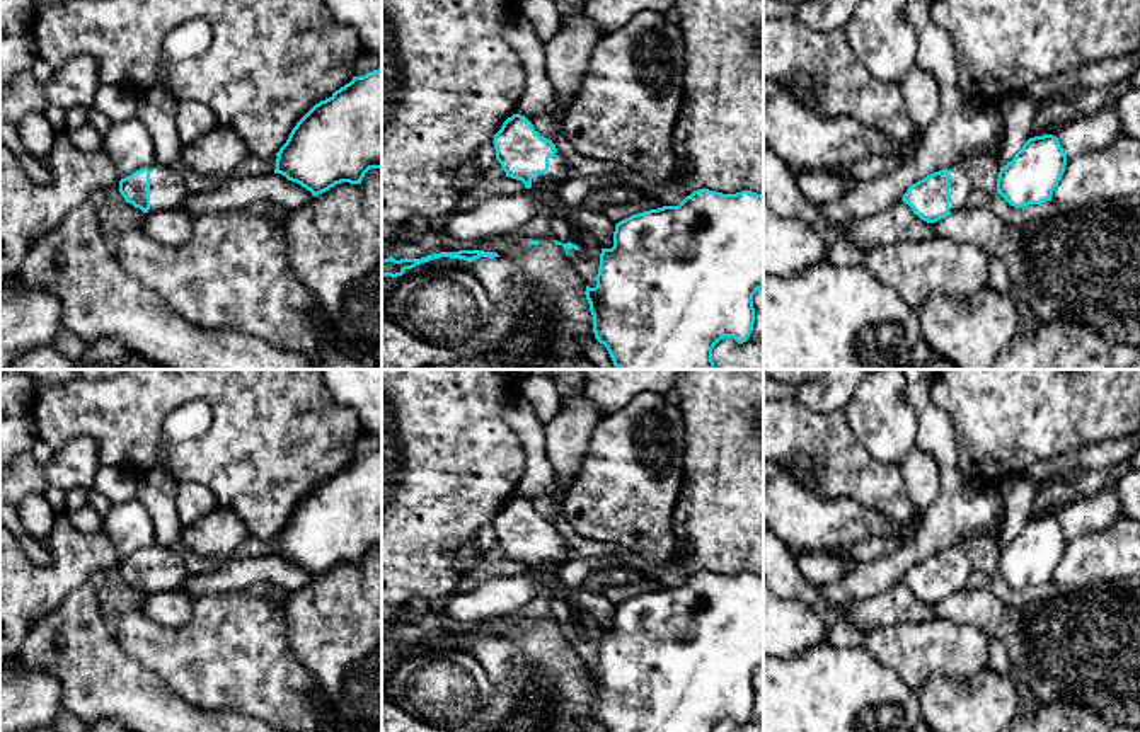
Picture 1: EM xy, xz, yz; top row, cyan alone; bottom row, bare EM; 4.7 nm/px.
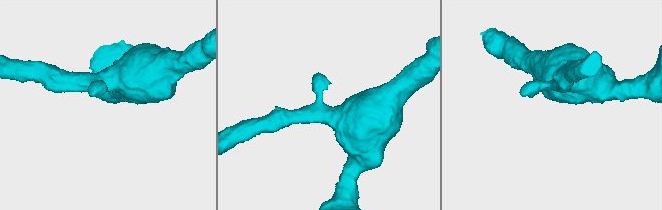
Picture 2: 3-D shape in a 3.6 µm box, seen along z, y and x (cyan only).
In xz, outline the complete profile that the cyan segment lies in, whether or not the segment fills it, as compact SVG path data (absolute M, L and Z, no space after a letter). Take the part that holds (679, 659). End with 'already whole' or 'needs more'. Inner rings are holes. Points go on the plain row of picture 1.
M699 570L687 577L678 587L663 587L658 591L642 592L619 603L613 613L613 628L602 630L596 667L586 667L584 676L590 684L590 693L593 696L595 718L600 725L607 729L607 732L712 732L714 727L724 718L731 718L738 725L748 722L755 705L755 689L751 681L753 676L762 669L763 577L751 572L723 575L709 570Z | already whole

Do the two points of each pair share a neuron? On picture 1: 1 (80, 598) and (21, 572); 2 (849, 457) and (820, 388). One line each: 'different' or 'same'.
1: different
2: different

